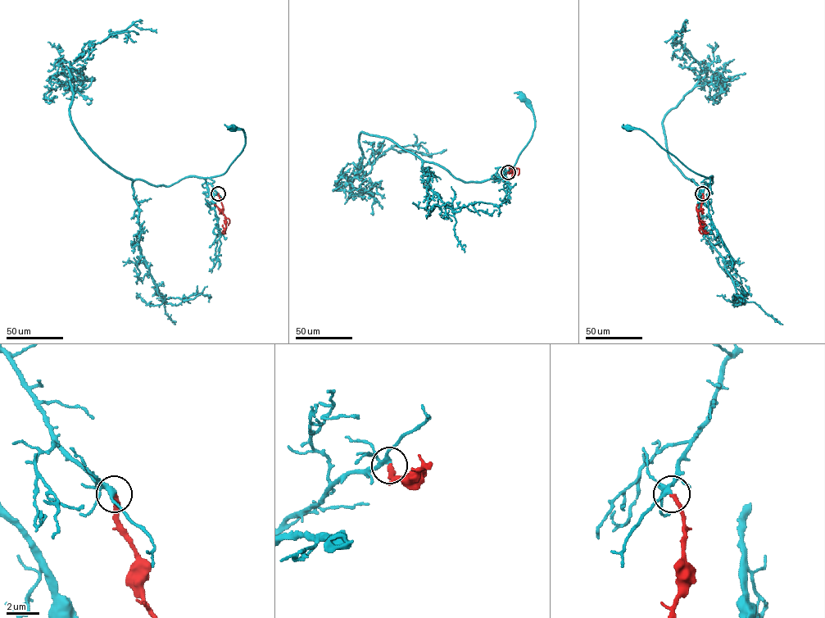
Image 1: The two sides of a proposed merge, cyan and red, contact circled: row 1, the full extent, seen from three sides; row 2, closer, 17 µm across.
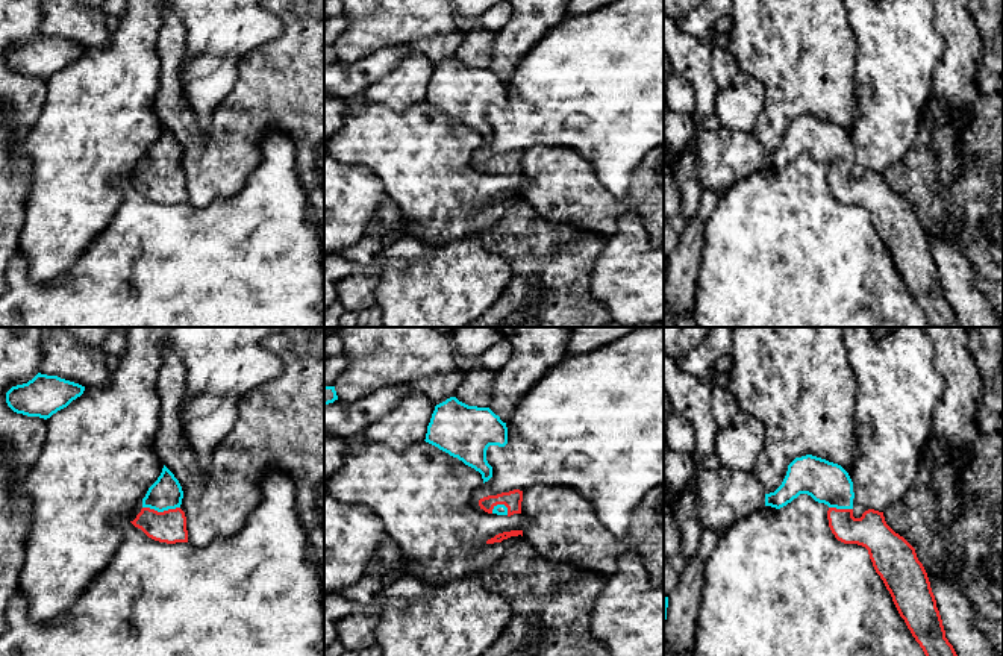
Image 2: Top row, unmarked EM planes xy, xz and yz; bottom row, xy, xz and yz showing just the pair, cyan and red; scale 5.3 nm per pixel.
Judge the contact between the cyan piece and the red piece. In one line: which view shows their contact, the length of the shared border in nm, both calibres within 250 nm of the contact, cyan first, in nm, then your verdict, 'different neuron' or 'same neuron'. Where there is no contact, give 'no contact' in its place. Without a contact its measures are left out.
xy | 200 nm | 170/180 nm | same neuron

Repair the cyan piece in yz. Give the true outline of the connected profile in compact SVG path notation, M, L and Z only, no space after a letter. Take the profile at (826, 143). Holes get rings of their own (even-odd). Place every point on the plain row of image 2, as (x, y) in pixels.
M812 115L795 118L782 145L765 155L765 167L780 170L800 155L829 167L829 188L838 201L868 211L876 233L927 321L933 327L961 327L915 209L886 185L883 173L868 170L861 179L853 177L855 153L848 133Z

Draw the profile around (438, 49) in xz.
M458 21L458 26L445 35L435 35L411 42L417 52L426 55L435 65L456 56L456 52L465 35L465 24Z

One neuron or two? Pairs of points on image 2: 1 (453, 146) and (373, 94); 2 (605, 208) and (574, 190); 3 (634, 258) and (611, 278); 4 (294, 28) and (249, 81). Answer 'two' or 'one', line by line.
1: two
2: one
3: one
4: one

